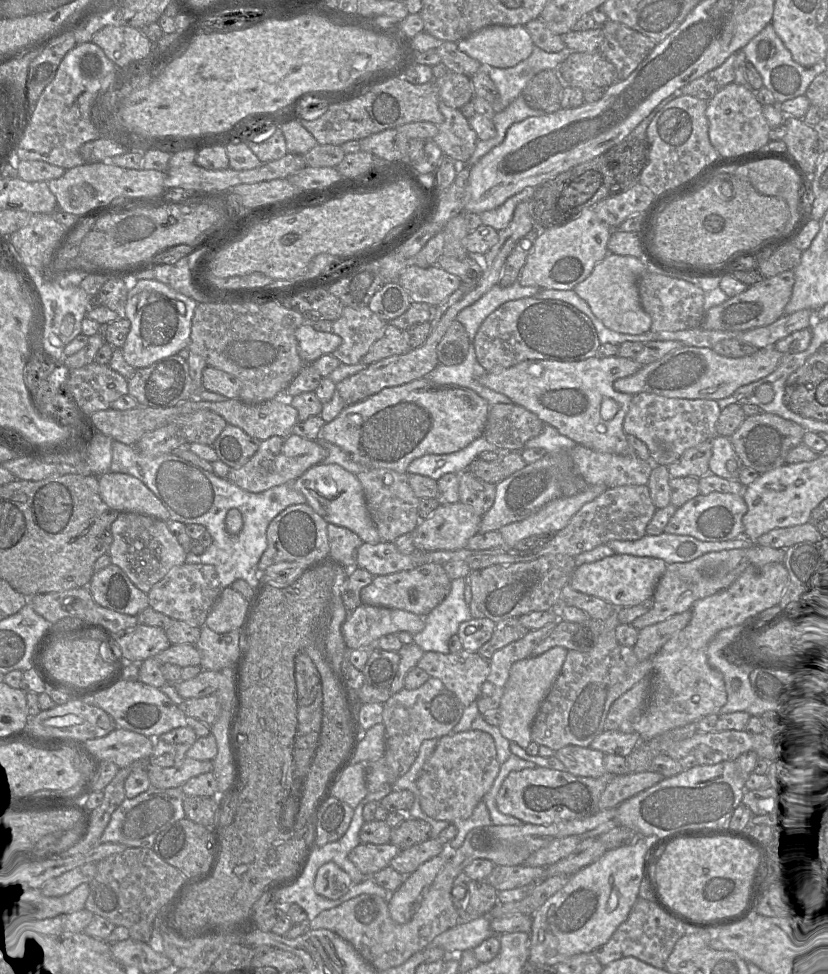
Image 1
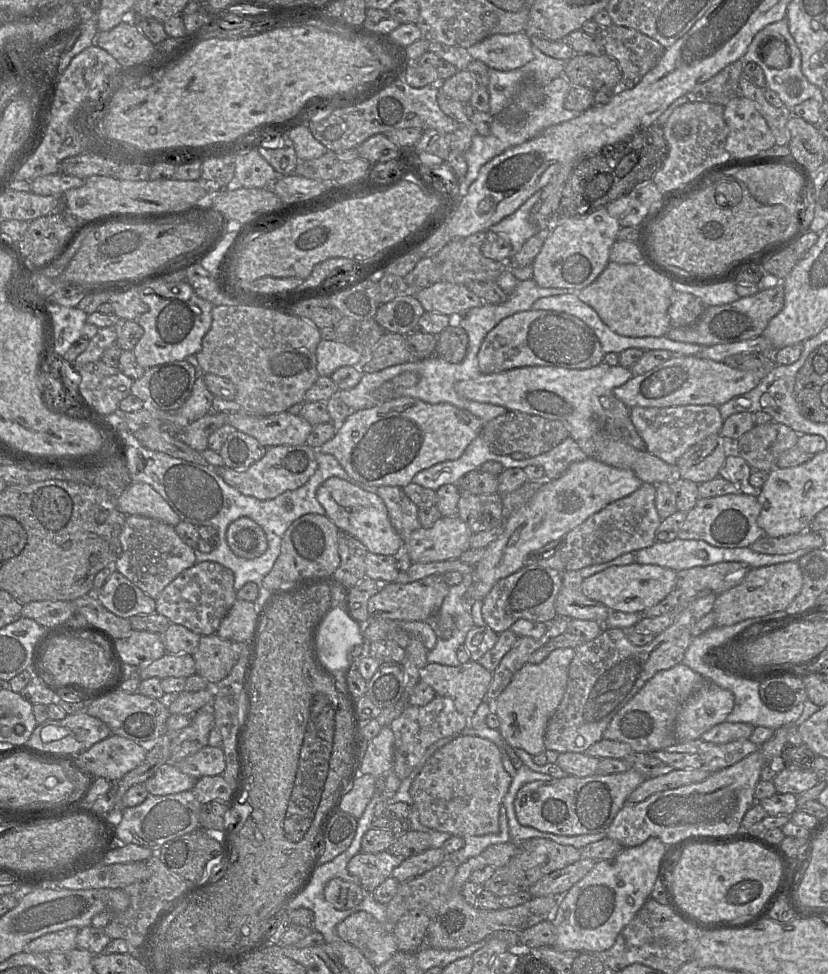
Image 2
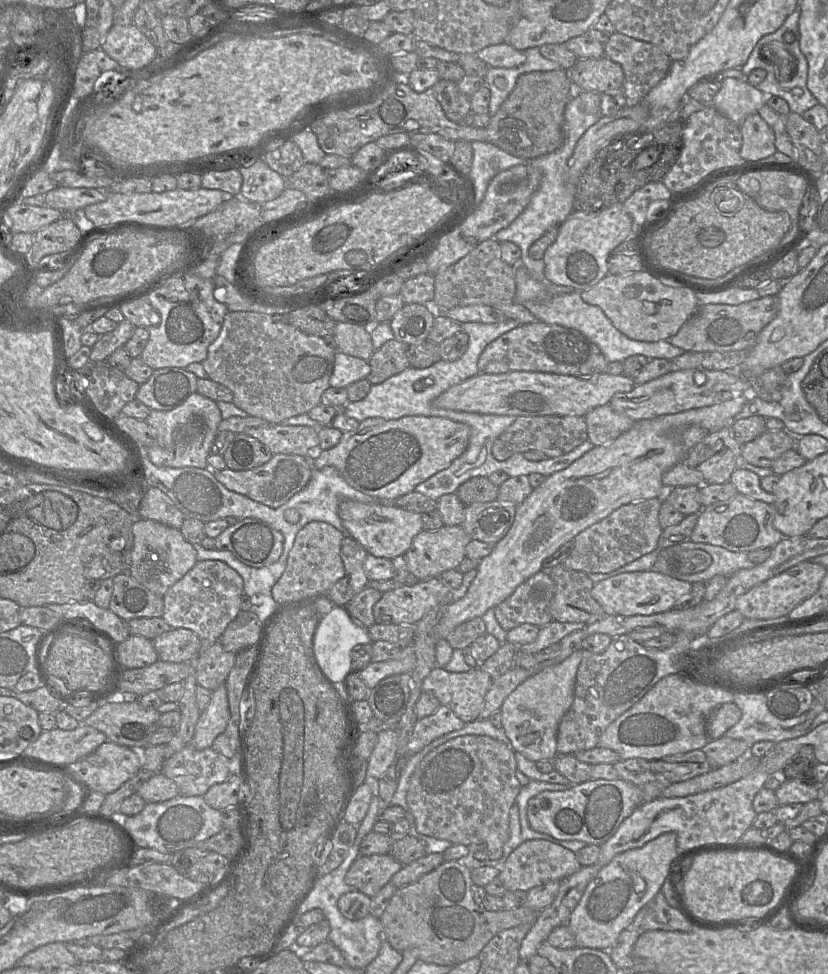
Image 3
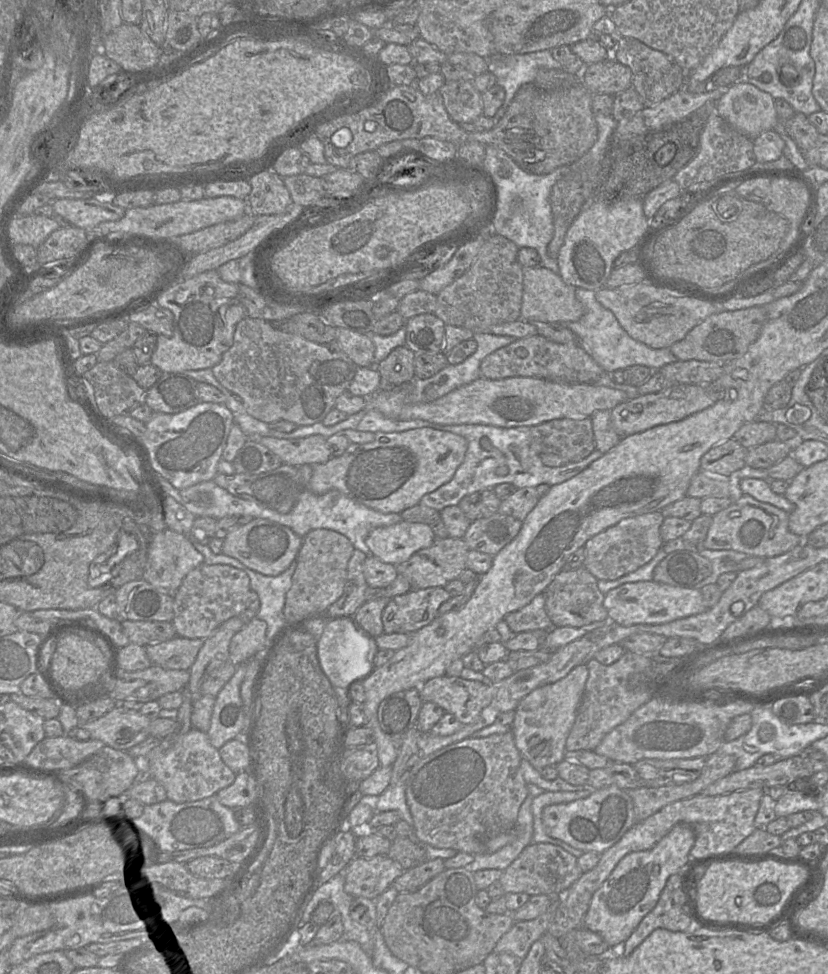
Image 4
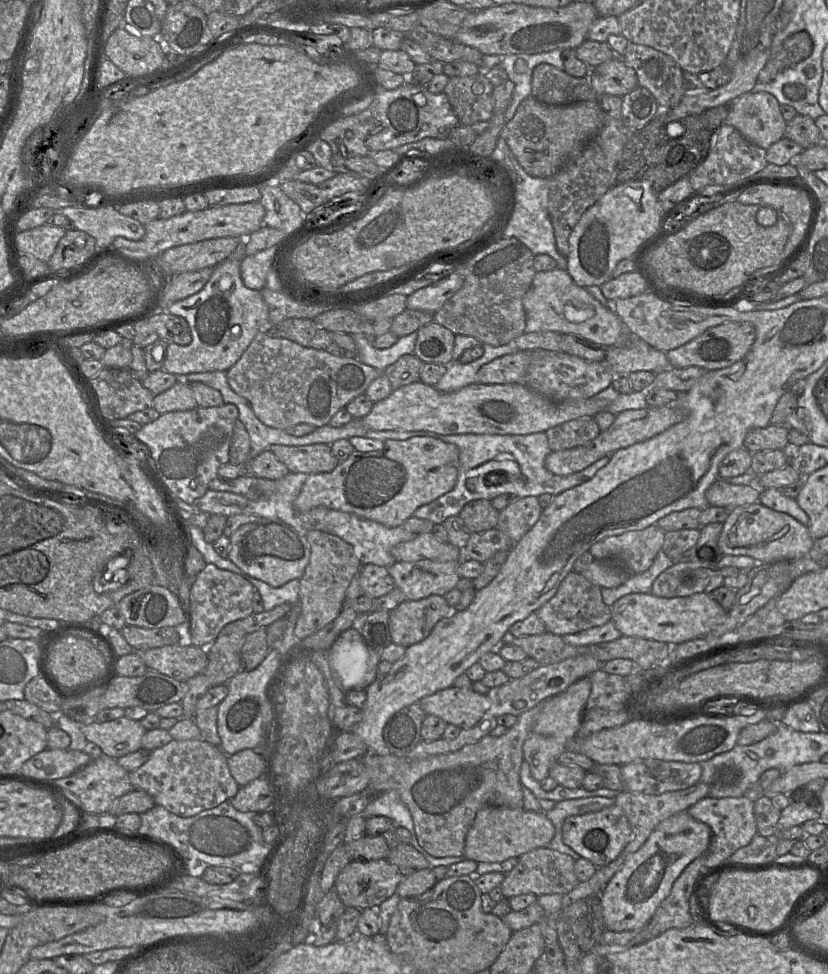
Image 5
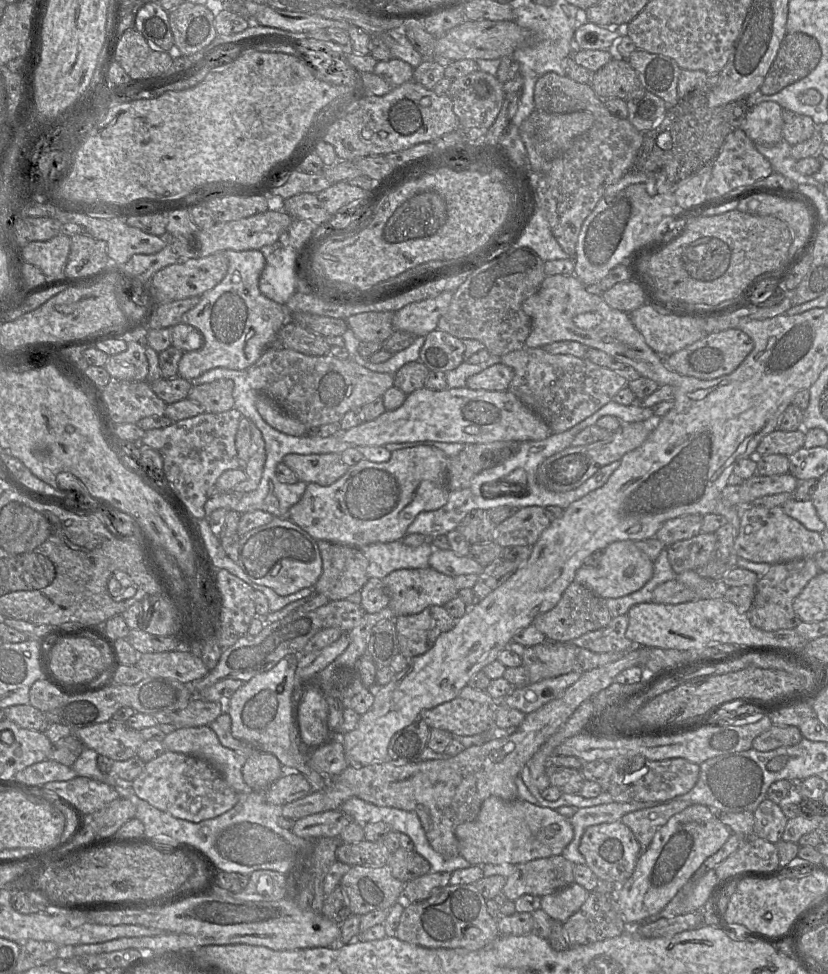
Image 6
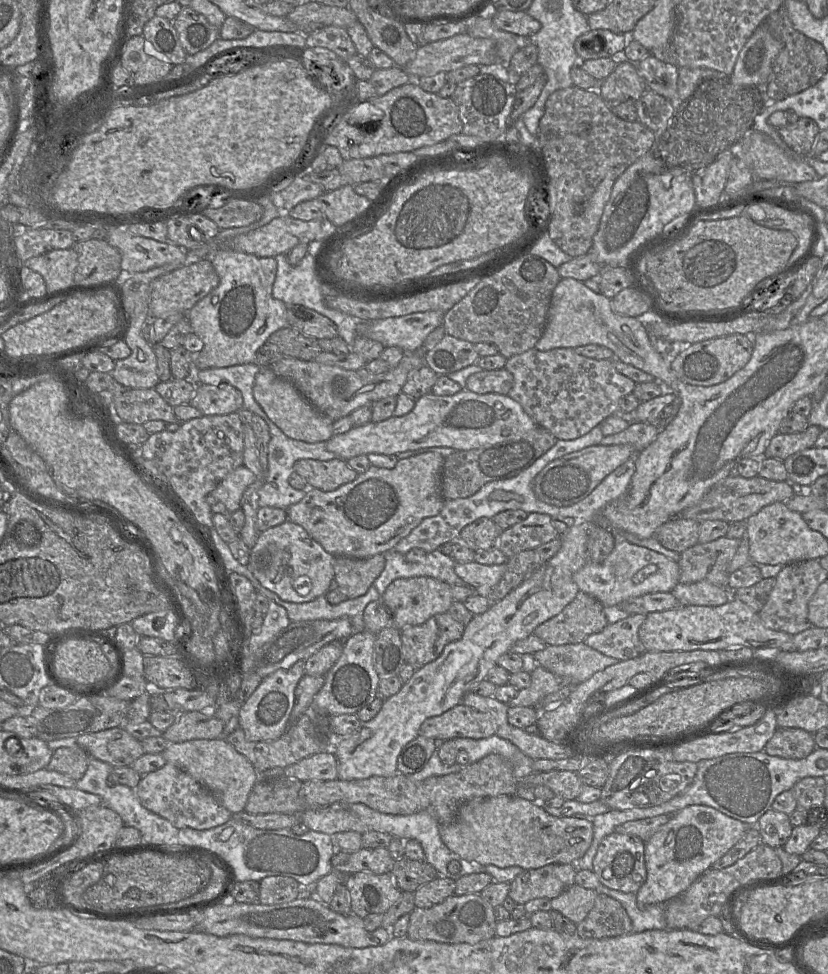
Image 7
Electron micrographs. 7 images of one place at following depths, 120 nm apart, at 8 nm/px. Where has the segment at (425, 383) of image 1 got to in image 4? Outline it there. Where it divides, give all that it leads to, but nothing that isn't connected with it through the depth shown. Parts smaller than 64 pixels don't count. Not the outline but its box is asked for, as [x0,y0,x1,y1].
[307,427,468,514]

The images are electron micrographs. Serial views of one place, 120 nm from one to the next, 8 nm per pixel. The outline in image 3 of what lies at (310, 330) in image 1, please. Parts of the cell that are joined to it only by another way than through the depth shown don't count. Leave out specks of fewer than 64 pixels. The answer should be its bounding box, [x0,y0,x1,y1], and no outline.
[330,350,370,388]

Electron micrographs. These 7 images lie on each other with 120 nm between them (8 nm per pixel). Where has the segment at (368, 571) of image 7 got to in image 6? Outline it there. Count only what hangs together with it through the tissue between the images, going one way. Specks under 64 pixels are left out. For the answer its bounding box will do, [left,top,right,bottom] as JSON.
[314,540,369,601]

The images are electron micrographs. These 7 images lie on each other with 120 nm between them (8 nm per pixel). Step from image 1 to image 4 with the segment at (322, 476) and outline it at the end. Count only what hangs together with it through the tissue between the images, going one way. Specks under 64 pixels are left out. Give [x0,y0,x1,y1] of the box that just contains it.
[366,520,436,565]

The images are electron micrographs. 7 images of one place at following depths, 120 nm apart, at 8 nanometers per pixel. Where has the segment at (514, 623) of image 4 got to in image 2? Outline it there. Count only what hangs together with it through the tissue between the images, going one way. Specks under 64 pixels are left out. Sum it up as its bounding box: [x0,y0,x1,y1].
[481,564,563,634]

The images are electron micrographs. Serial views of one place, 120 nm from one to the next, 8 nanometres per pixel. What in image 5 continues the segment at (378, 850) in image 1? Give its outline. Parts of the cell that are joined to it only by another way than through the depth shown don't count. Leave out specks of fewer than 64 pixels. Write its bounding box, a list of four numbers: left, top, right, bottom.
[334,859,403,909]

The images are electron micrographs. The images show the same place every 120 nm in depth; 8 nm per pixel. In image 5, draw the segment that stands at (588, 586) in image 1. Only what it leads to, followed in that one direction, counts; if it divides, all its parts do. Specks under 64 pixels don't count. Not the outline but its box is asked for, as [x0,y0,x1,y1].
[611,593,727,644]

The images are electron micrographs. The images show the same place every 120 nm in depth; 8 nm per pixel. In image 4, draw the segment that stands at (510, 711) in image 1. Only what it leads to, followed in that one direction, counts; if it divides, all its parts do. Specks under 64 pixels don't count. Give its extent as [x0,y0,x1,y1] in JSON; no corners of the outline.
[510,665,588,769]

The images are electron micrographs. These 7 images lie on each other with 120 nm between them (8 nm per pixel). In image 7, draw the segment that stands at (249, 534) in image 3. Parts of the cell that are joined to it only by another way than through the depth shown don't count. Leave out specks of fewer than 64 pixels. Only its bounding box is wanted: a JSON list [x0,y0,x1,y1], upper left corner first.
[247,520,334,603]

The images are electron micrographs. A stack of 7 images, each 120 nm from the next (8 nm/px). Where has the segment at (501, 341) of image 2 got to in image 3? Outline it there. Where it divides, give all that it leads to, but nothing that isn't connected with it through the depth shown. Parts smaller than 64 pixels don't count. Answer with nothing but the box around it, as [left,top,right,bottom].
[478,321,607,378]

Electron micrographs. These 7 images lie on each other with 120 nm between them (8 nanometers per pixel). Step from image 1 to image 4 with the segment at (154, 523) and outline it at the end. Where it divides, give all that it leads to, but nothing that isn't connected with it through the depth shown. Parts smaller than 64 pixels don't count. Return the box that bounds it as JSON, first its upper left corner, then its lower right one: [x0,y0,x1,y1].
[142,528,204,596]

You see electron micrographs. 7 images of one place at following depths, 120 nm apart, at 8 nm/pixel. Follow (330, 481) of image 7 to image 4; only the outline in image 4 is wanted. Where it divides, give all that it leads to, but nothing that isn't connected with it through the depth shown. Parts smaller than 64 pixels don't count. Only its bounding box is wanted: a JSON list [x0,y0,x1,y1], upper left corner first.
[248,434,332,466]

